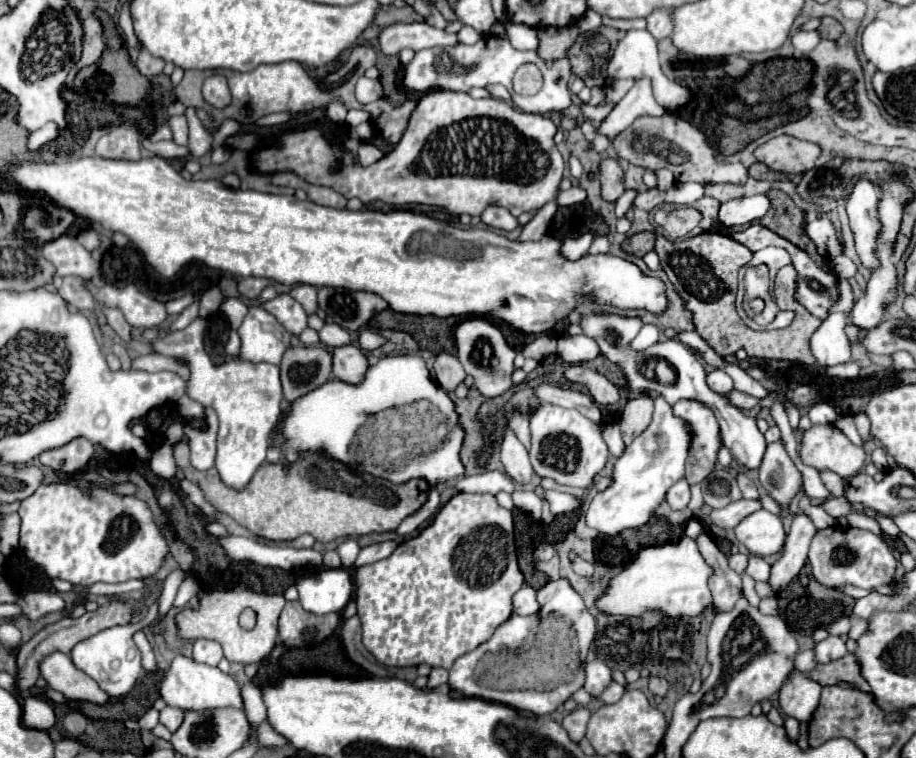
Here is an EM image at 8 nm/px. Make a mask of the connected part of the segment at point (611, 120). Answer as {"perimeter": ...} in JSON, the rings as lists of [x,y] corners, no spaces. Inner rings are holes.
{"perimeter":[[[643,78],[643,80],[637,80],[635,86],[625,94],[625,98],[621,98],[613,106],[613,110],[601,120],[601,124],[595,128],[595,132],[597,134],[603,134],[603,136],[617,136],[637,116],[643,116],[643,114],[661,116],[663,112],[665,110],[651,96],[651,82],[647,78]],[[637,90],[641,90],[639,96],[637,96]]]}

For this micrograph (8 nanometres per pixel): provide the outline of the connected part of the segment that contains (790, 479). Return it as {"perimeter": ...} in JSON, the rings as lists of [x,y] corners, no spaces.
{"perimeter":[[[773,442],[767,446],[759,468],[759,480],[763,488],[779,502],[781,516],[789,512],[789,500],[801,488],[801,474],[793,466],[781,442]]]}

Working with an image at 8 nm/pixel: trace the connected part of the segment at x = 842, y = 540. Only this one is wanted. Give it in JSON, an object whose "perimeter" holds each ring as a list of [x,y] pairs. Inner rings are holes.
{"perimeter":[[[825,528],[813,536],[813,542],[809,548],[809,564],[811,564],[815,580],[821,582],[823,586],[839,588],[843,584],[857,584],[859,588],[873,590],[873,588],[879,588],[883,584],[893,582],[897,560],[893,556],[893,550],[885,544],[885,540],[867,532],[867,530],[849,528],[845,534],[841,528]],[[839,550],[847,552],[849,560],[837,562],[835,554]]]}

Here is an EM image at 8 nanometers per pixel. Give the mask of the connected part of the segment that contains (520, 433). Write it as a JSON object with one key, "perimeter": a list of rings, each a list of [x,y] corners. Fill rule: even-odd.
{"perimeter":[[[515,412],[515,414],[507,414],[507,420],[509,420],[509,424],[511,424],[511,430],[517,434],[517,438],[521,440],[521,444],[529,450],[529,446],[531,446],[531,434],[529,434],[529,422],[519,414],[519,412]]]}

